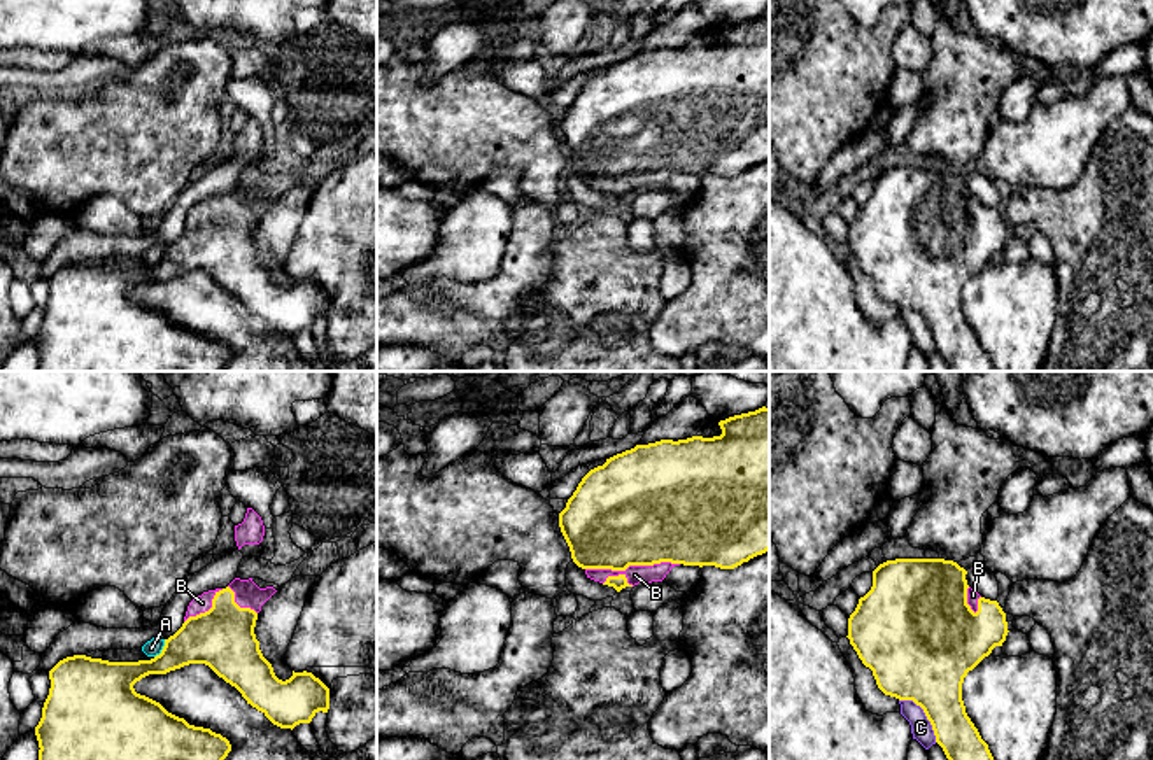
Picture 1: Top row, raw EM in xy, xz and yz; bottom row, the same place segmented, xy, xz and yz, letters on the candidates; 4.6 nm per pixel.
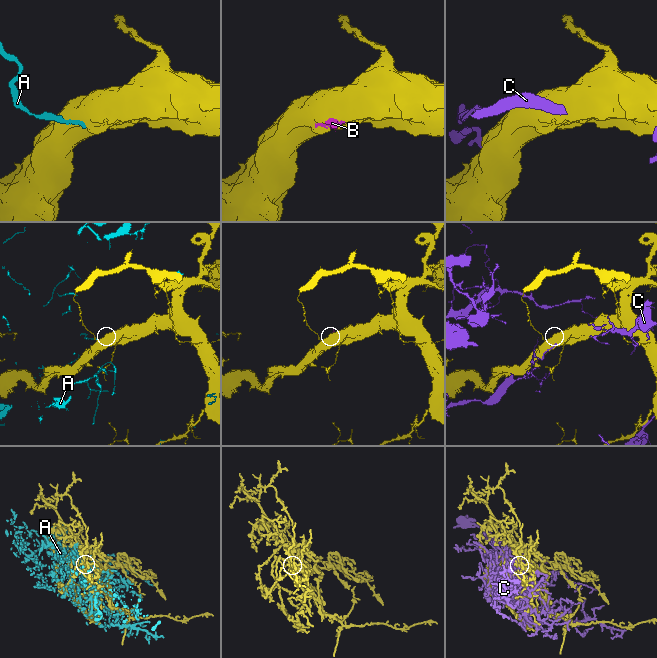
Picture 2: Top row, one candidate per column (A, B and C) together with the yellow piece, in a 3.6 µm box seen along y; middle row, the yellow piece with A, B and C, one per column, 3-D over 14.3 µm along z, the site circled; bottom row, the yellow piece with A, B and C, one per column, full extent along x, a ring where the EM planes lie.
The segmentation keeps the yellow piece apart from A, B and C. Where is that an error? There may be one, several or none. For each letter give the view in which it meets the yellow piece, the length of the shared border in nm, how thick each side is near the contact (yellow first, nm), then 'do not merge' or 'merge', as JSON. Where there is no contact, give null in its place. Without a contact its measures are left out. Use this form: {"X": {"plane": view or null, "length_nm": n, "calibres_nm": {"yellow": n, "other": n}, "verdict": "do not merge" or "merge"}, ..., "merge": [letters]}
{"A": {"plane": "xy", "length_nm": 100, "calibres_nm": {"yellow": 260, "other": 80}, "verdict": "do not merge"}, "B": {"plane": "xz", "length_nm": 440, "calibres_nm": {"yellow": 500, "other": 90}, "verdict": "merge"}, "C": {"plane": "yz", "length_nm": 260, "calibres_nm": {"yellow": 380, "other": 100}, "verdict": "do not merge"}, "merge": ["B"]}

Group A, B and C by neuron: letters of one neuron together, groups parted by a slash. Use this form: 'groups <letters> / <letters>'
groups A / B / C

